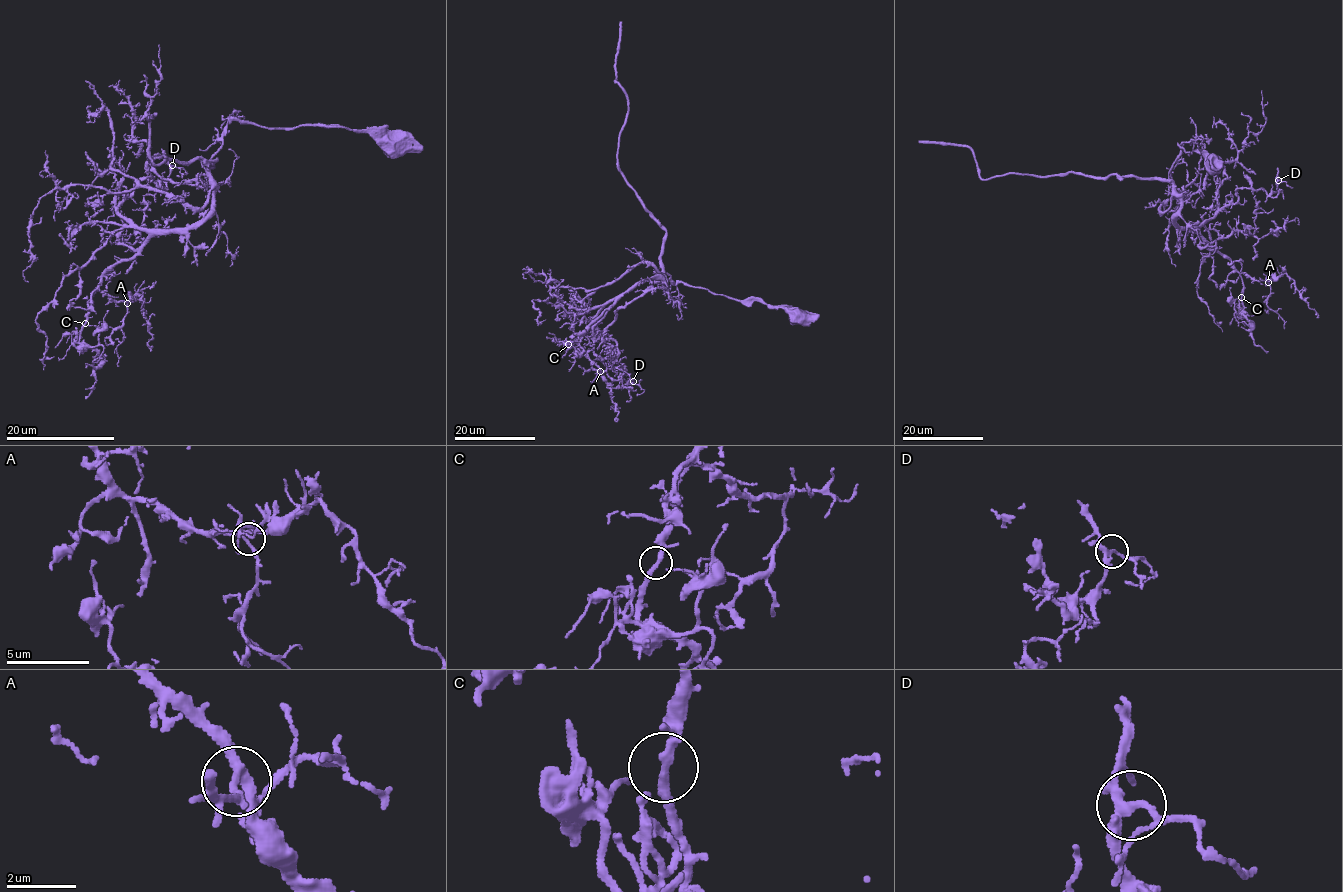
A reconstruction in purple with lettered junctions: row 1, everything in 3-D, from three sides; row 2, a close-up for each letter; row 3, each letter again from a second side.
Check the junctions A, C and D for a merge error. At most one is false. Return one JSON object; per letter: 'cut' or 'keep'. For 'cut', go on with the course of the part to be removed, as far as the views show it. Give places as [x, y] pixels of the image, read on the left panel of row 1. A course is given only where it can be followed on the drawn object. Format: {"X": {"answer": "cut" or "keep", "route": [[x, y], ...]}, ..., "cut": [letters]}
{"A": {"answer": "keep"}, "C": {"answer": "keep"}, "D": {"answer": "keep"}, "cut": []}

